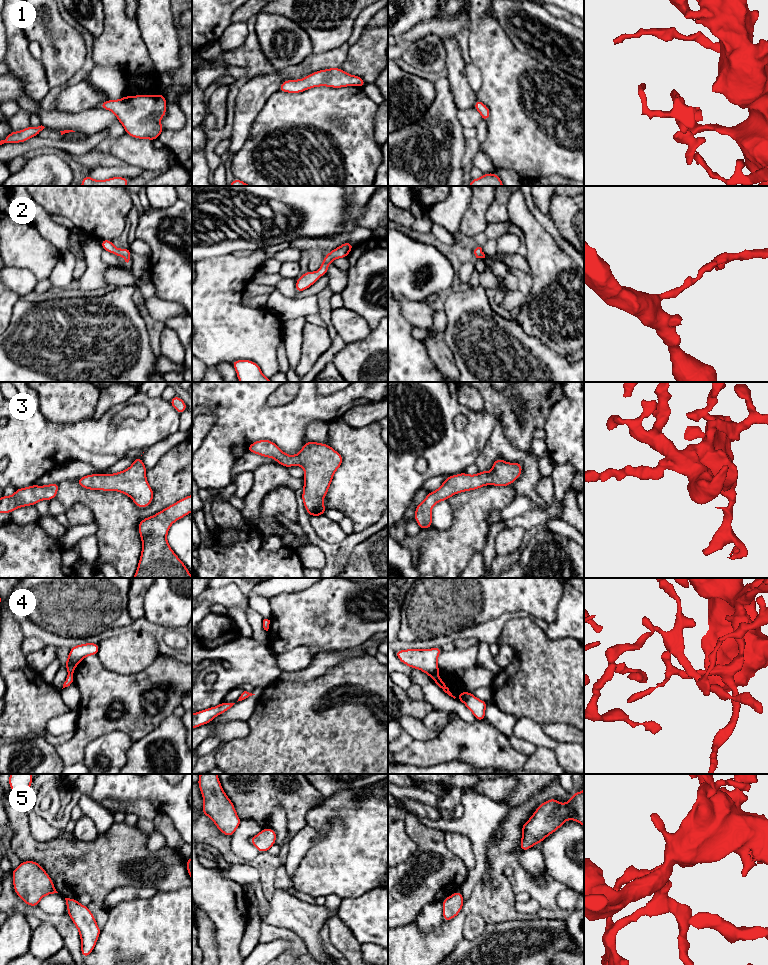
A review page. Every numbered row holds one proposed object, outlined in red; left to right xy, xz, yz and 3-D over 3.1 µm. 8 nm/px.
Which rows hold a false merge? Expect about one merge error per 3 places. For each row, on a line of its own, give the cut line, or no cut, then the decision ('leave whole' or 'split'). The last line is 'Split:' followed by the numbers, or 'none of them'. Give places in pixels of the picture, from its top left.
1: cut none; leave whole
2: cut none; leave whole
3: cut none; leave whole
4: cut none; leave whole
5: cut none; leave whole
Split: none of them

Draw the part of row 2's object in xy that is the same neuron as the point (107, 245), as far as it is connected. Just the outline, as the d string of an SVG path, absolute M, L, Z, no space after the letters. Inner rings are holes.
M103 239L101 240L101 246L104 249L104 251L111 252L112 254L116 256L122 256L125 260L125 262L129 262L130 256L131 256L131 251L129 248L123 248L123 249L118 249L113 245L113 242L108 240L108 239Z

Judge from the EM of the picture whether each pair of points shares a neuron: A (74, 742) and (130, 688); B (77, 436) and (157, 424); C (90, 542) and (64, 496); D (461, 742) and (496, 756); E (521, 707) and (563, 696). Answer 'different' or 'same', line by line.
A: same
B: same
C: different
D: same
E: same

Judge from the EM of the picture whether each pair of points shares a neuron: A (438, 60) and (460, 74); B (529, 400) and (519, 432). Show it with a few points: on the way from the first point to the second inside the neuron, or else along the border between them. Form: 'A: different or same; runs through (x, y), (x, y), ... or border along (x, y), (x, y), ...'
A: different; border along (442, 41), (445, 47), (446, 66)
B: same; runs through (523, 408), (520, 411), (519, 424)

